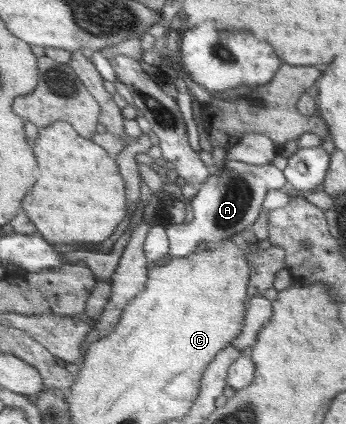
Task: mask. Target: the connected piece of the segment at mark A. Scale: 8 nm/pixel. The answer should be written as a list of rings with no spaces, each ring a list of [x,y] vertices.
[[[224,159],[210,173],[206,182],[198,186],[198,193],[190,200],[192,221],[172,224],[165,229],[169,238],[169,256],[182,257],[194,253],[201,243],[217,245],[235,234],[249,229],[257,220],[266,193],[274,189],[289,189],[286,177],[272,163],[251,165]]]

